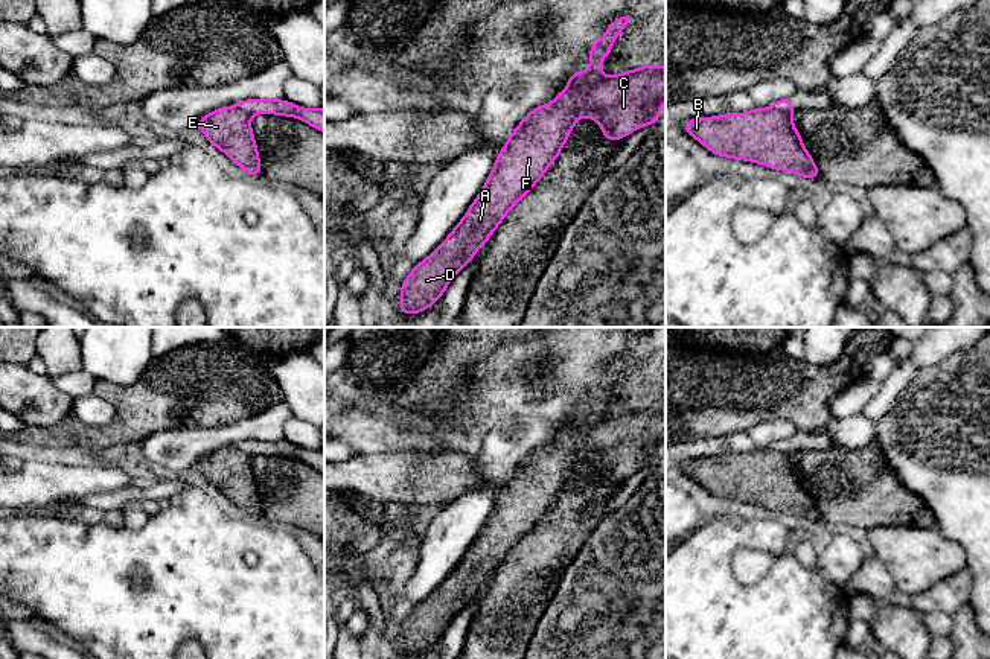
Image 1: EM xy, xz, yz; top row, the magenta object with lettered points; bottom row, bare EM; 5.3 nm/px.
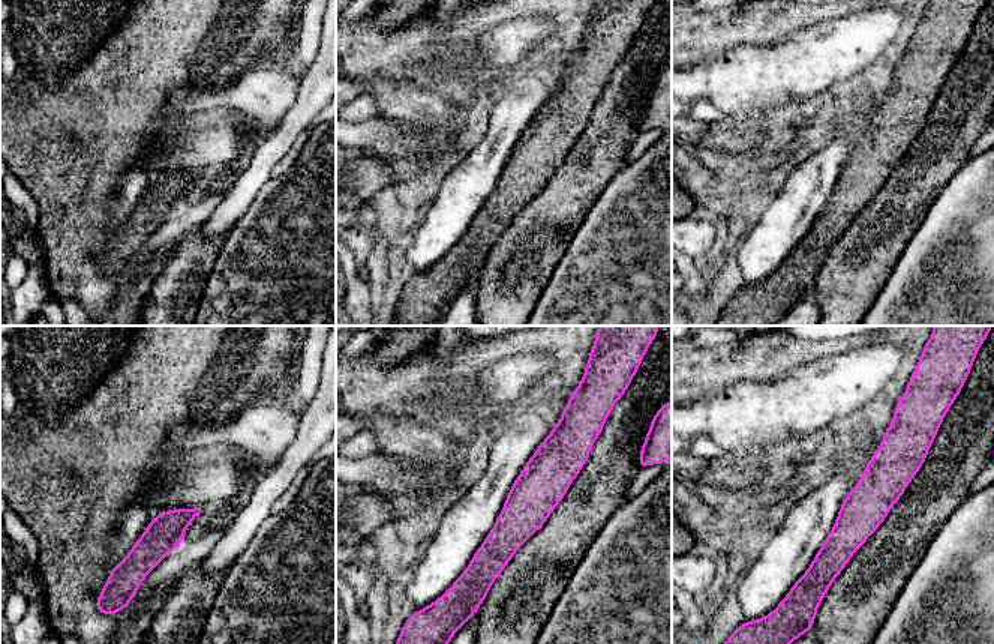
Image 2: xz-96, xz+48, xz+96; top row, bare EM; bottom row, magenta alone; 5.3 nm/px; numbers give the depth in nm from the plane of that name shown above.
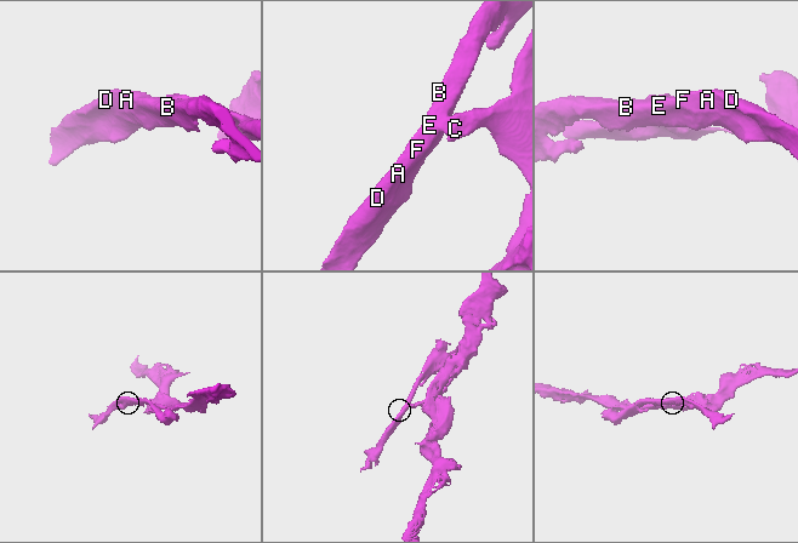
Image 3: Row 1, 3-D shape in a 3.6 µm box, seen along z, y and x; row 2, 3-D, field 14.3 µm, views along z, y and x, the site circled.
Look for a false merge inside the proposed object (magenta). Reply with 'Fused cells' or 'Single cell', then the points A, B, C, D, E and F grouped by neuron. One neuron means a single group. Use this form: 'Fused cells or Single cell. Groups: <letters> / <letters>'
Fused cells. Groups: A B D E F / C

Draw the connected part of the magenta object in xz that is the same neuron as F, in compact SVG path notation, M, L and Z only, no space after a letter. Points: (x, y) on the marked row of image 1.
M629 17L611 21L606 33L588 49L591 64L586 70L568 75L567 87L550 102L533 108L512 131L507 142L495 157L495 164L487 180L472 201L460 222L446 239L423 260L413 266L404 279L399 297L402 315L416 315L430 309L445 294L451 280L468 266L478 250L492 237L506 215L538 184L548 167L557 160L573 128L579 122L579 107L594 84L603 79L603 59L612 52L615 38L623 33Z

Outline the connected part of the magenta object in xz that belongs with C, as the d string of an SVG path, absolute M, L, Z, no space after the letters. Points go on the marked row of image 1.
M644 64L606 76L586 93L580 114L602 125L605 140L620 142L643 126L652 126L666 102L666 65Z

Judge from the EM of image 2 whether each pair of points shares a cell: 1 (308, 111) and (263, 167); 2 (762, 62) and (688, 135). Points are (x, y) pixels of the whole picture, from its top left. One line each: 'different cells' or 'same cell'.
1: same cell
2: different cells

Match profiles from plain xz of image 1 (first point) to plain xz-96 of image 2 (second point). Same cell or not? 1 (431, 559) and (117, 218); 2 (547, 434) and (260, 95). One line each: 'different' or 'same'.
1: same
2: same

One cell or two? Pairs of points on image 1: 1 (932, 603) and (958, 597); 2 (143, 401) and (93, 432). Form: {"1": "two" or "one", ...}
{"1": "one", "2": "one"}

